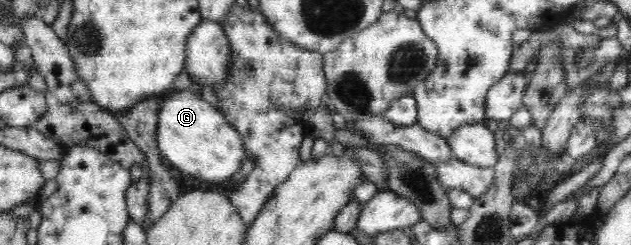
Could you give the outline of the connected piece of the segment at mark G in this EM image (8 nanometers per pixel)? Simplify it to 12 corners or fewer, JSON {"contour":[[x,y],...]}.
{"contour":[[188,87],[160,96],[157,145],[219,186],[248,150],[218,107]]}

